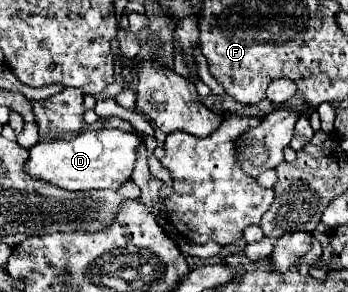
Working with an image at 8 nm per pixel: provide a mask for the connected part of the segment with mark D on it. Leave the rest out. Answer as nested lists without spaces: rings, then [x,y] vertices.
[[[88,128],[68,140],[38,142],[36,146],[30,148],[30,158],[26,160],[24,170],[32,178],[44,180],[64,190],[94,190],[94,188],[118,190],[132,176],[138,144],[140,140],[130,132]]]

